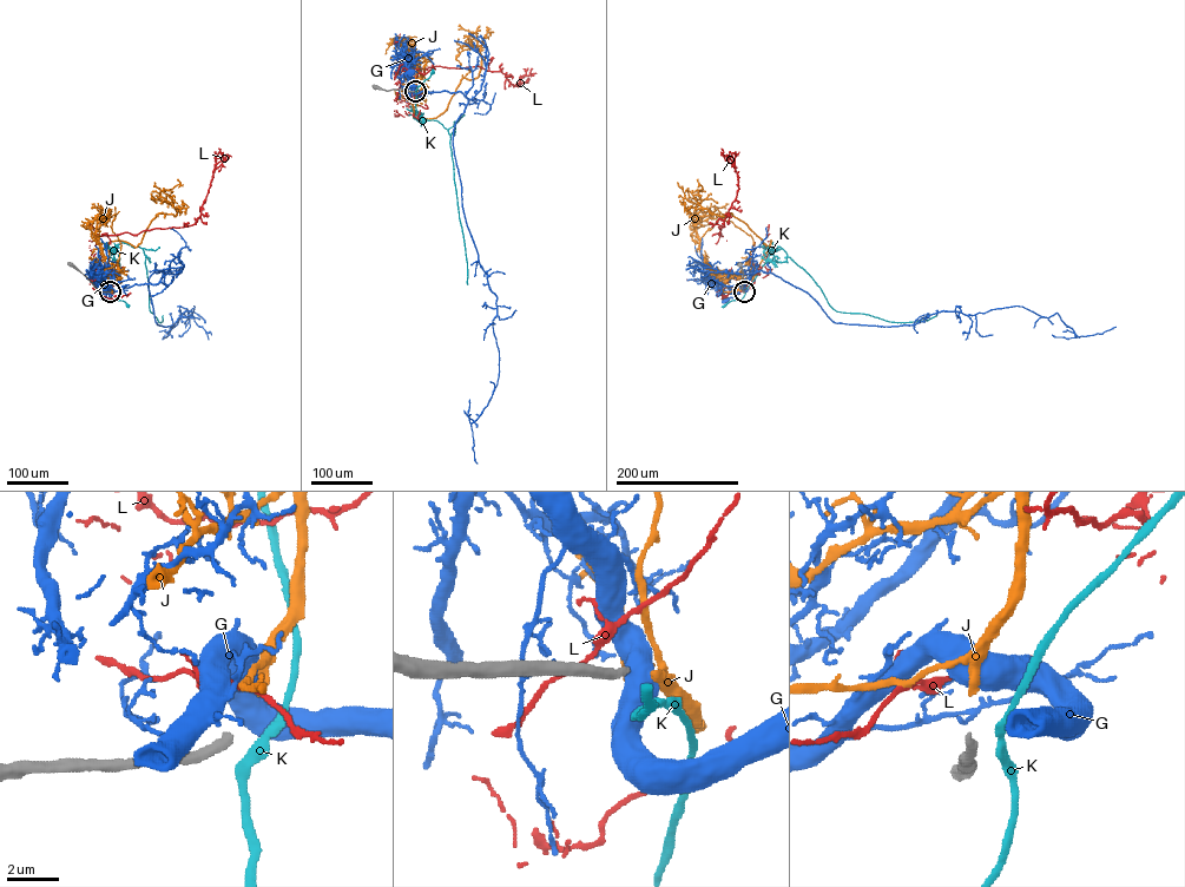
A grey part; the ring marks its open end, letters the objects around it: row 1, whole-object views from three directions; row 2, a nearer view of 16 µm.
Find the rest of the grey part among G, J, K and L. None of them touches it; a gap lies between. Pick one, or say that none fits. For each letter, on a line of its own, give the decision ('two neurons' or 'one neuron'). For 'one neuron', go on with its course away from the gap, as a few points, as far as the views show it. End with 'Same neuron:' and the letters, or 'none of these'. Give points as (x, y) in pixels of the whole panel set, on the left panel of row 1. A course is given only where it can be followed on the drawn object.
G: two neurons
J: one neuron; it runs (111, 290), (109, 243), (120, 241), (136, 247), (158, 214), (176, 216), (164, 191), (178, 184), (177, 179)
K: two neurons
L: two neurons
Same neuron: J

